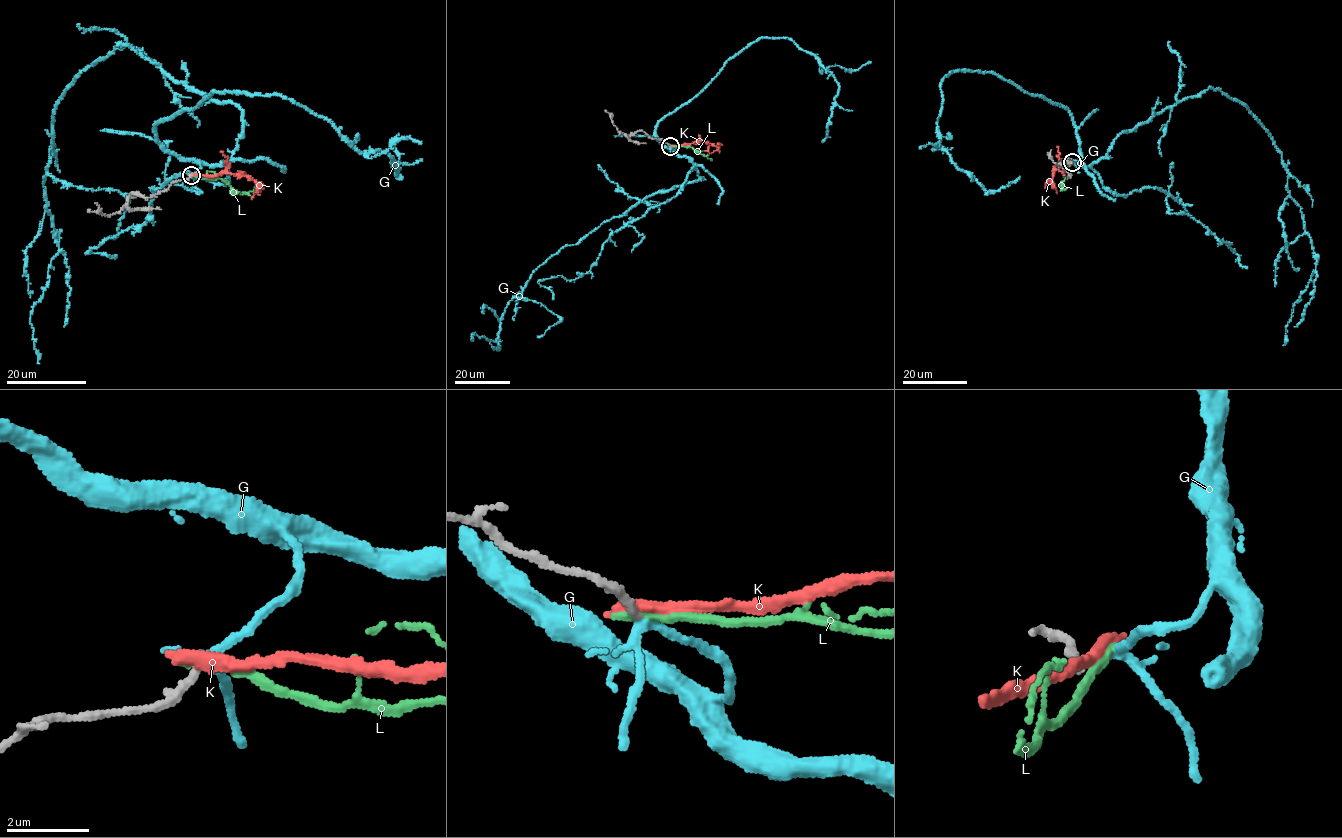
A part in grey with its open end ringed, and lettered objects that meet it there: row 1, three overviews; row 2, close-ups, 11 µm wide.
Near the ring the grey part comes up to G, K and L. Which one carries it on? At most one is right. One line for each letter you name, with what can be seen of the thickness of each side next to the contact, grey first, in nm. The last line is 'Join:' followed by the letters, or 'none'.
G: calibres 180 and 170 nm
Join: G

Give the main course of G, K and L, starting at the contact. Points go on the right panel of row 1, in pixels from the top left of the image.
G: (1072, 162), (1089, 166), (1120, 134), (1212, 87), (1245, 105), (1281, 154), (1316, 259), (1282, 345)
K: (1071, 162), (1062, 166), (1056, 164), (1053, 168), (1052, 186), (1056, 193)
L: (1071, 162), (1063, 171), (1062, 188), (1068, 188)

